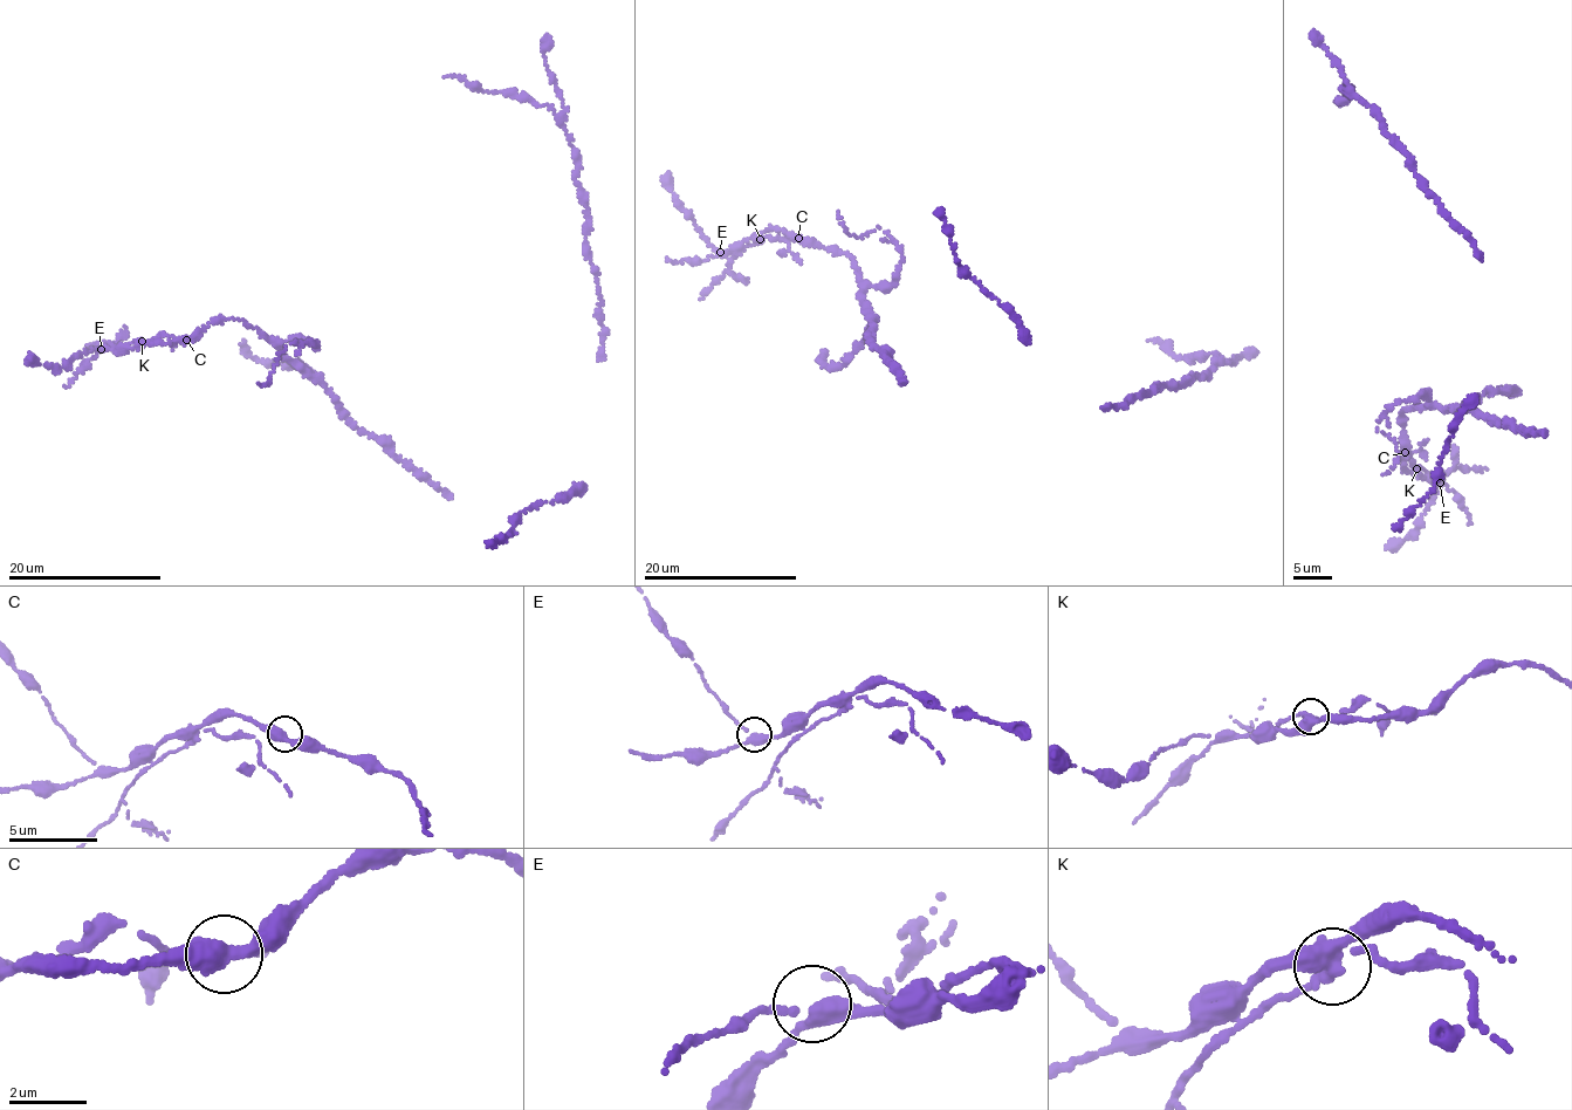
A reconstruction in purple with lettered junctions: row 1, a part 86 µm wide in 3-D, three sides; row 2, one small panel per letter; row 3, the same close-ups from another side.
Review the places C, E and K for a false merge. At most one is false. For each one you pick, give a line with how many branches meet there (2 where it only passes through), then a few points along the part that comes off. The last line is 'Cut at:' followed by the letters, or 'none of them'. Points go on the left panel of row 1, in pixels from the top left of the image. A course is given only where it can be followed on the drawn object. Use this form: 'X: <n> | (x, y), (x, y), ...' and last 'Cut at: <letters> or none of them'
K: 3 | (141, 342), (125, 344), (121, 350), (105, 343), (87, 349)
Cut at: K

